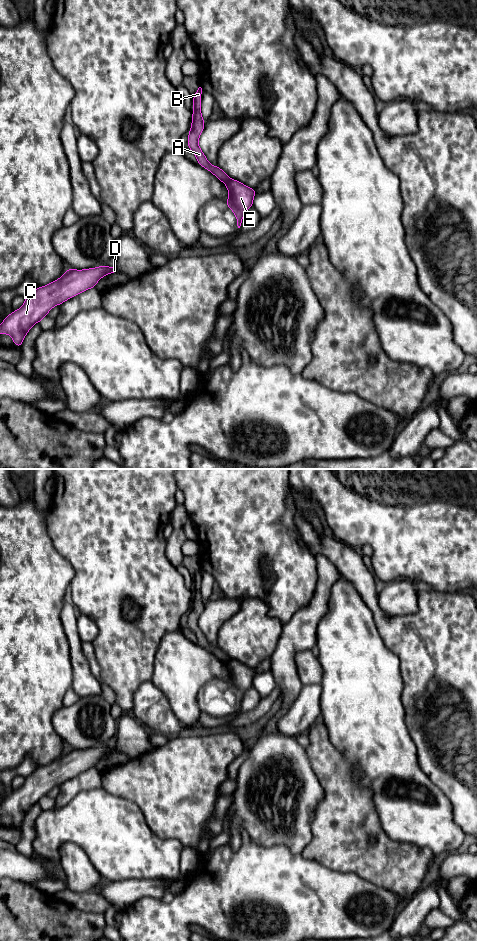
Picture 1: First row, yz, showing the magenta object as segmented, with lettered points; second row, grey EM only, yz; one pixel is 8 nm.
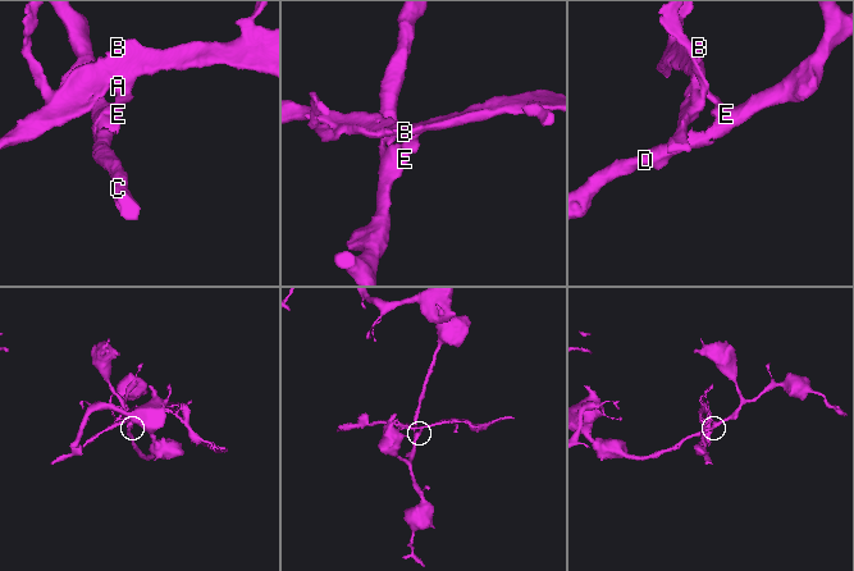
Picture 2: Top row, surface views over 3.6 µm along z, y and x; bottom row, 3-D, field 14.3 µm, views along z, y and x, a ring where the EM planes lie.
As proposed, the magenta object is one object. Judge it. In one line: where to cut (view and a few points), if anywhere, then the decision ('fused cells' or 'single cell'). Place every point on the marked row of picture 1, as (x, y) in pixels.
cut yz (230, 179), (225, 183); fused cells

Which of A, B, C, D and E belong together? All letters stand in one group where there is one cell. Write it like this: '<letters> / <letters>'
A B / C D E

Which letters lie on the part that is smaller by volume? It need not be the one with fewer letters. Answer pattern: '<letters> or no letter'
A, B

